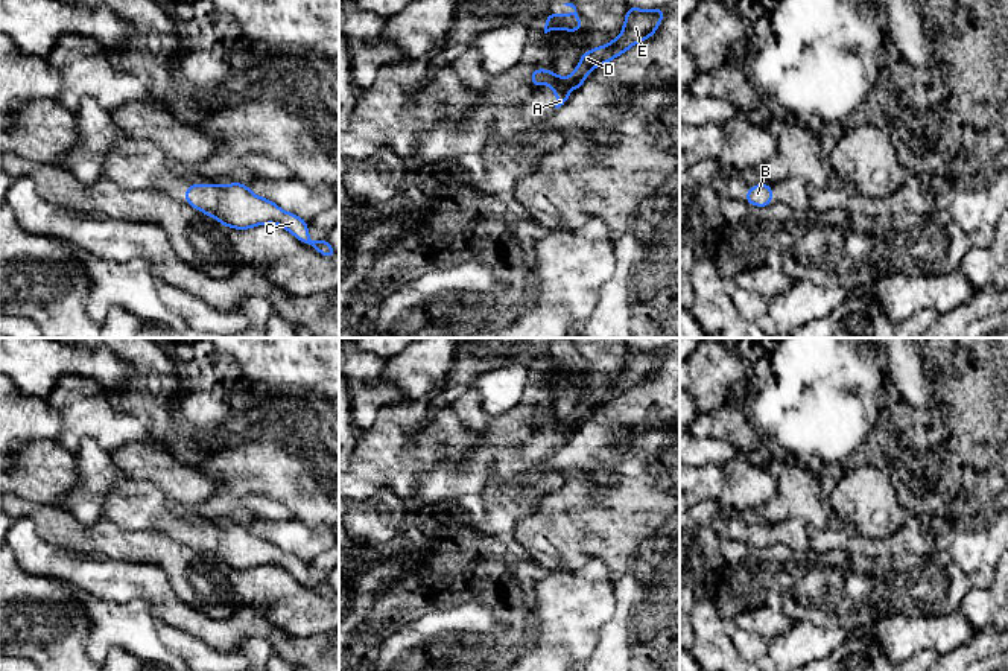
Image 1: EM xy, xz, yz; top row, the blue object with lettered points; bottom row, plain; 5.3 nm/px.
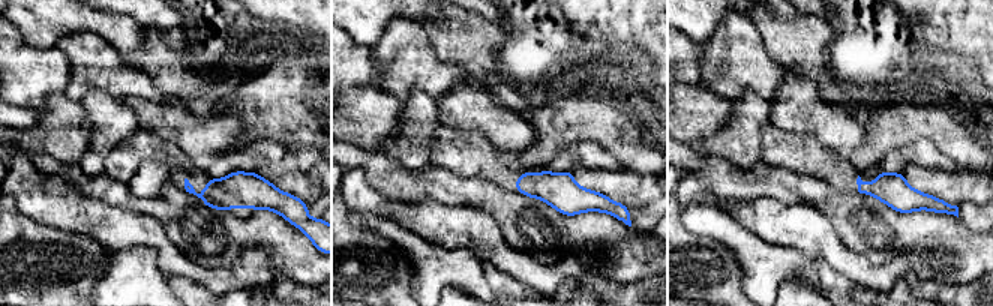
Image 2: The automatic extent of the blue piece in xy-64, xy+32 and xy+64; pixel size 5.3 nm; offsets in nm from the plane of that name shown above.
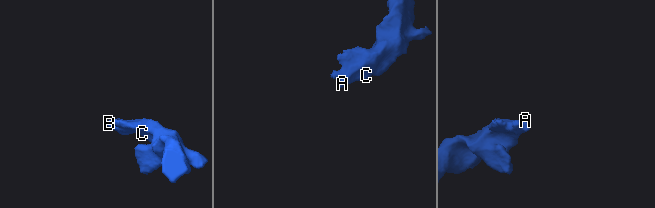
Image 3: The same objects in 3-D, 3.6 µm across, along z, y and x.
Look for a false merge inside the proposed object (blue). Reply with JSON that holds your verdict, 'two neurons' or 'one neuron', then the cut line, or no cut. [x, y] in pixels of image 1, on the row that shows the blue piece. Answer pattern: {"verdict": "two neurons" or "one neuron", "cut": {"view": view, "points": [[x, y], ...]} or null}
{"verdict": "one neuron", "cut": null}

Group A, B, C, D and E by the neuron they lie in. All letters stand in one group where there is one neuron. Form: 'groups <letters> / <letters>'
groups A B C D E

